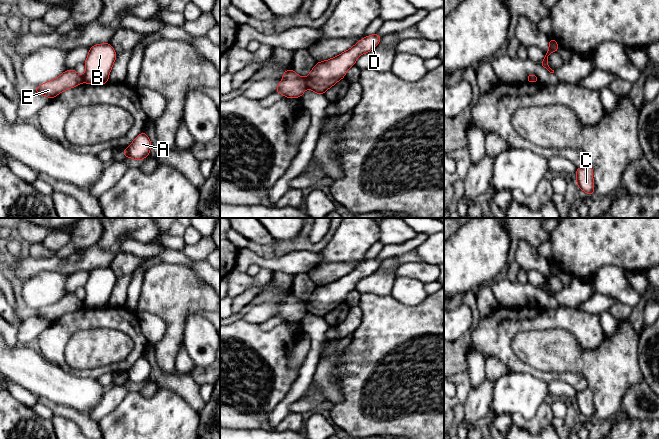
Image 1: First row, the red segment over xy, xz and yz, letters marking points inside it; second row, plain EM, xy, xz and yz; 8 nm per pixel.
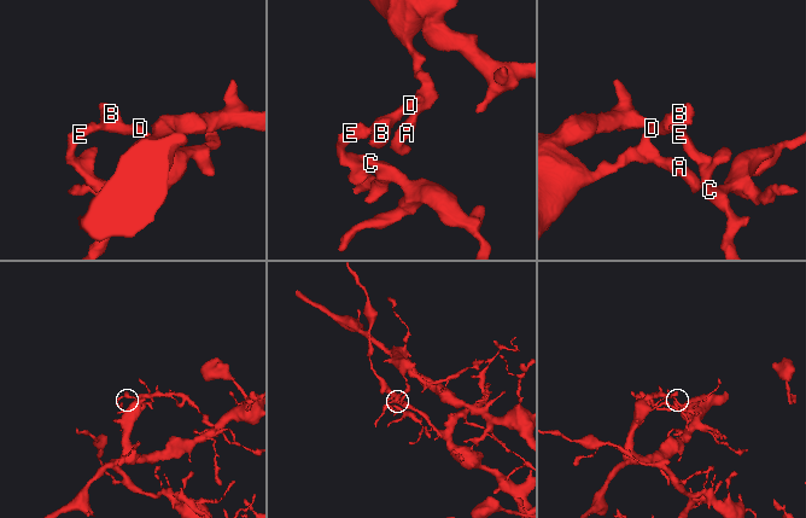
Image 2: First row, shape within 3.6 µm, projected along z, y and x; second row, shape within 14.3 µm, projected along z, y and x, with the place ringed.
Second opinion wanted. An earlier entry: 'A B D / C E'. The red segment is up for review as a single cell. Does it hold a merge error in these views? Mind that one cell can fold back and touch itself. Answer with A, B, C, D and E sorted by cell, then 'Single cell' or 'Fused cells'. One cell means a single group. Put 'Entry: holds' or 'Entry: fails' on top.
Entry: holds
Groups: A B D / C E. Fused cells

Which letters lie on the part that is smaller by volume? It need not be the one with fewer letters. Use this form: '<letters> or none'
C, E

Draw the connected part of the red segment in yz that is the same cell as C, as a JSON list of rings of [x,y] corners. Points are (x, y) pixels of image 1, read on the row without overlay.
[[[589,387],[576,393],[578,411],[588,419],[594,419],[593,392]]]

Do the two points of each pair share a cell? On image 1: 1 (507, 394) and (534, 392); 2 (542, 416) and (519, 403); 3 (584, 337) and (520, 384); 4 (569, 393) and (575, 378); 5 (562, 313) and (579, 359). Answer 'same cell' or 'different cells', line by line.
1: same cell
2: different cells
3: different cells
4: different cells
5: different cells

